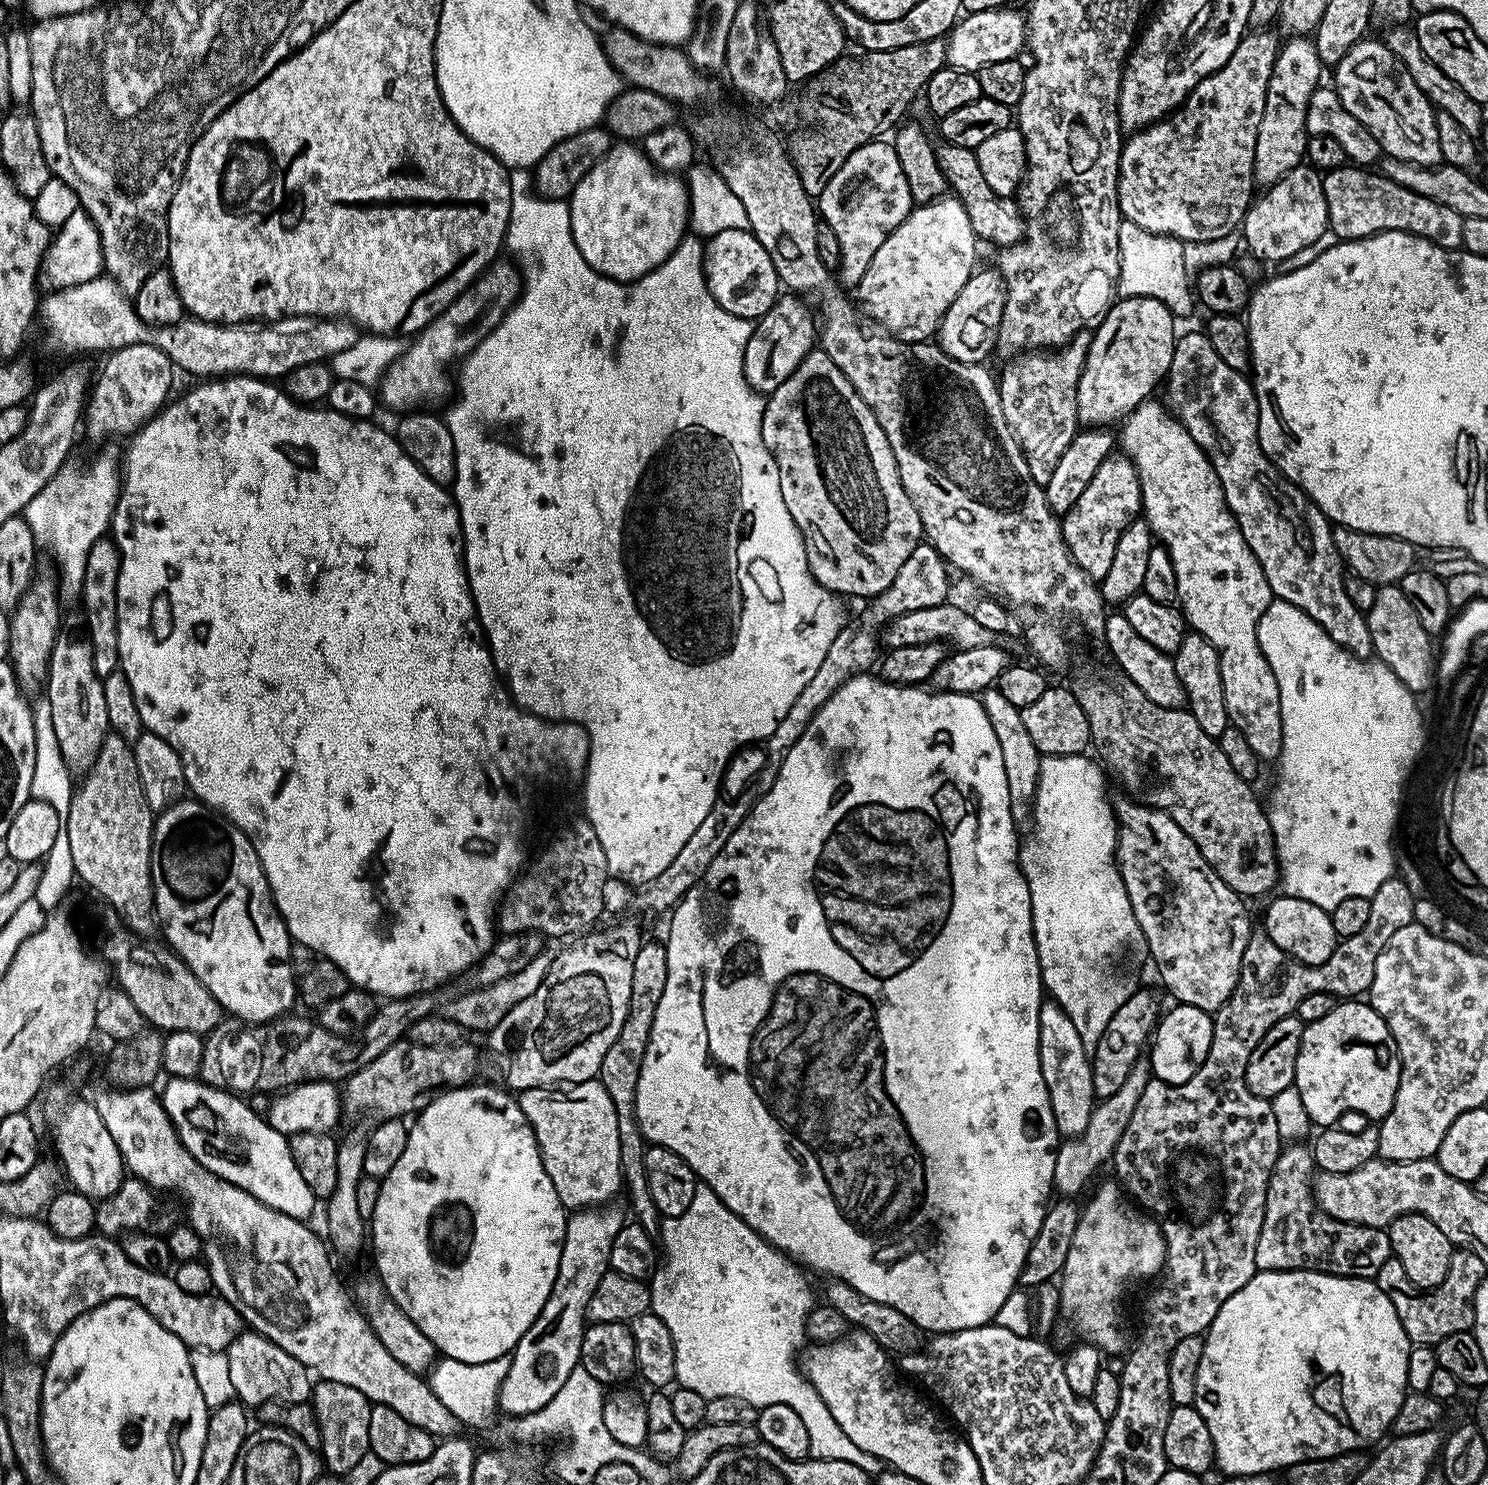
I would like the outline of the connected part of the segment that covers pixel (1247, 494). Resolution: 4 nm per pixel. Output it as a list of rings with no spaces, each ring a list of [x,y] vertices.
[[[1203,331],[1188,332],[1185,336],[1183,333],[1176,337],[1174,358],[1166,377],[1167,388],[1167,407],[1210,458],[1218,474],[1218,482],[1222,482],[1228,509],[1242,530],[1242,538],[1246,538],[1250,550],[1254,550],[1254,558],[1258,558],[1258,566],[1262,566],[1262,574],[1266,574],[1266,582],[1270,582],[1273,597],[1290,602],[1290,606],[1298,606],[1298,610],[1310,614],[1310,618],[1326,630],[1334,643],[1353,656],[1371,657],[1373,650],[1368,621],[1365,613],[1358,611],[1354,602],[1350,602],[1350,594],[1346,594],[1346,569],[1338,554],[1338,546],[1334,546],[1333,525],[1298,485],[1290,483],[1273,466],[1262,450],[1258,438],[1258,402],[1251,379],[1243,372],[1230,370],[1226,361],[1215,352],[1214,346],[1210,346],[1210,338]]]

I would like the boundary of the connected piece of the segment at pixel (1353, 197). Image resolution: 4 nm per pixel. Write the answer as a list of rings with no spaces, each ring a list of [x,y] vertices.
[[[1345,166],[1331,168],[1329,172],[1323,173],[1328,226],[1336,235],[1337,241],[1366,238],[1386,230],[1402,230],[1426,238],[1449,250],[1461,247],[1464,217],[1458,214],[1458,210],[1450,210],[1450,206],[1442,206],[1442,202],[1434,202],[1434,198],[1414,194],[1414,190],[1406,190],[1406,186],[1398,186],[1398,182],[1394,182],[1388,176],[1372,171],[1374,170],[1369,170],[1364,166]]]

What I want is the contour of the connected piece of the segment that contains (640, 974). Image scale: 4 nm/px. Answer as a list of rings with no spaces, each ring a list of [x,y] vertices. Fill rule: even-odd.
[[[648,942],[641,943],[638,954],[634,958],[634,974],[632,975],[632,981],[630,982],[630,1006],[626,1010],[626,1022],[622,1022],[622,1030],[618,1030],[618,1038],[614,1038],[613,1044],[610,1046],[610,1050],[606,1050],[606,1058],[602,1058],[602,1066],[600,1067],[600,1075],[598,1077],[600,1084],[606,1086],[606,1094],[610,1094],[610,1102],[614,1102],[614,1110],[618,1114],[618,1138],[620,1139],[620,1170],[622,1173],[622,1184],[626,1189],[626,1196],[628,1192],[628,1200],[632,1203],[632,1212],[634,1215],[635,1223],[643,1226],[643,1228],[650,1234],[656,1234],[660,1231],[660,1221],[662,1219],[660,1212],[654,1206],[654,1198],[650,1194],[648,1189],[648,1179],[644,1173],[644,1153],[646,1151],[646,1141],[644,1135],[640,1133],[640,1127],[636,1121],[636,1087],[638,1086],[638,1074],[642,1070],[642,1058],[646,1054],[646,1042],[650,1042],[650,1026],[654,1026],[654,1014],[658,1010],[658,1002],[662,999],[662,990],[666,990],[666,950],[664,944],[658,942],[658,944],[648,944]]]

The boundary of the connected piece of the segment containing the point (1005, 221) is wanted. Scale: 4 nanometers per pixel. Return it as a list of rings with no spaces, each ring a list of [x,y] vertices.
[[[940,142],[936,144],[936,157],[949,189],[959,198],[962,206],[966,206],[966,214],[970,214],[970,226],[981,241],[989,240],[990,243],[997,244],[997,249],[1003,250],[1025,239],[1024,215],[1020,213],[1017,201],[990,190],[990,185],[986,183],[986,178],[978,167],[978,158],[973,149]]]

